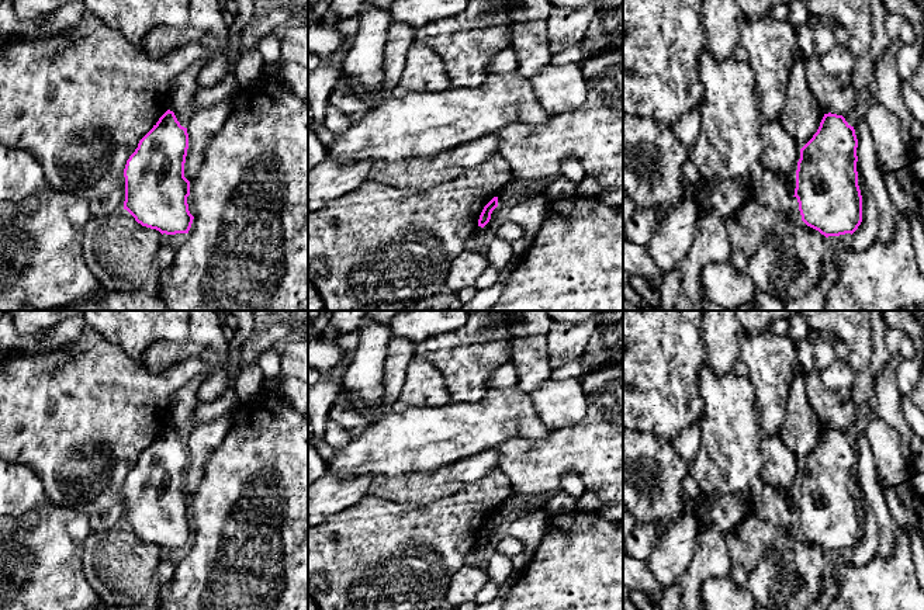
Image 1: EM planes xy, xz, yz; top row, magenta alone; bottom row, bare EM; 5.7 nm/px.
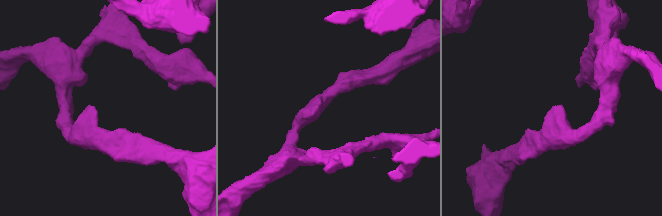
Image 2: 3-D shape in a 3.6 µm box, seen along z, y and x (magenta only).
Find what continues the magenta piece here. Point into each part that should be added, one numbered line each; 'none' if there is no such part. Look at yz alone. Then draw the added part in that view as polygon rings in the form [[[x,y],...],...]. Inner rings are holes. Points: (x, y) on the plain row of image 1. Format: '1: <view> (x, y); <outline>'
none

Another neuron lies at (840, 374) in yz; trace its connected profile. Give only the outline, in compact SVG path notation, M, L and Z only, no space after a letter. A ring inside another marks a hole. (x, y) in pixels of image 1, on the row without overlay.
M835 360L830 367L821 371L823 384L833 391L845 388L852 389L856 371L851 361Z

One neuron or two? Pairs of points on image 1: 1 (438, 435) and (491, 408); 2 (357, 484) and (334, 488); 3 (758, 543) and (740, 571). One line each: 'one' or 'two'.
1: one
2: one
3: one

